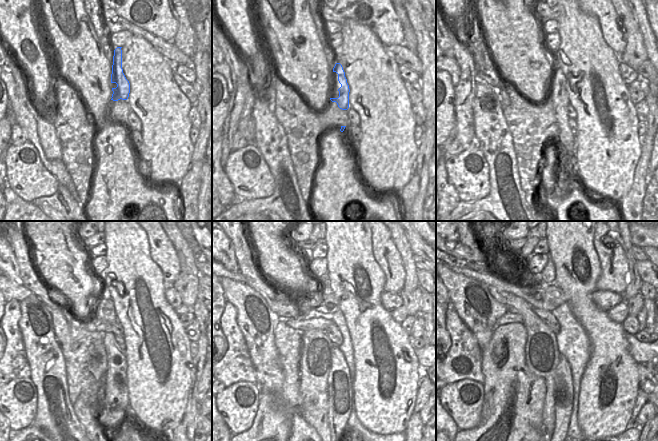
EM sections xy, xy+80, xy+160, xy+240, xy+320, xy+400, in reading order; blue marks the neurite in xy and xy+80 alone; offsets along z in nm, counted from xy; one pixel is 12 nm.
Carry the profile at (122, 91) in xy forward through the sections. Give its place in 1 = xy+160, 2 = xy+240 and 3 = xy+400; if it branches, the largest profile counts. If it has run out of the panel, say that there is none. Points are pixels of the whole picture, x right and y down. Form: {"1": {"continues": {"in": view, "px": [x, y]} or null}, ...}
{"1": {"continues": {"in": "xy+160", "px": [565, 149]}}, "2": {"continues": {"in": "xy+240", "px": [113, 393]}}, "3": {"continues": {"in": "xy+400", "px": [563, 389]}}}

